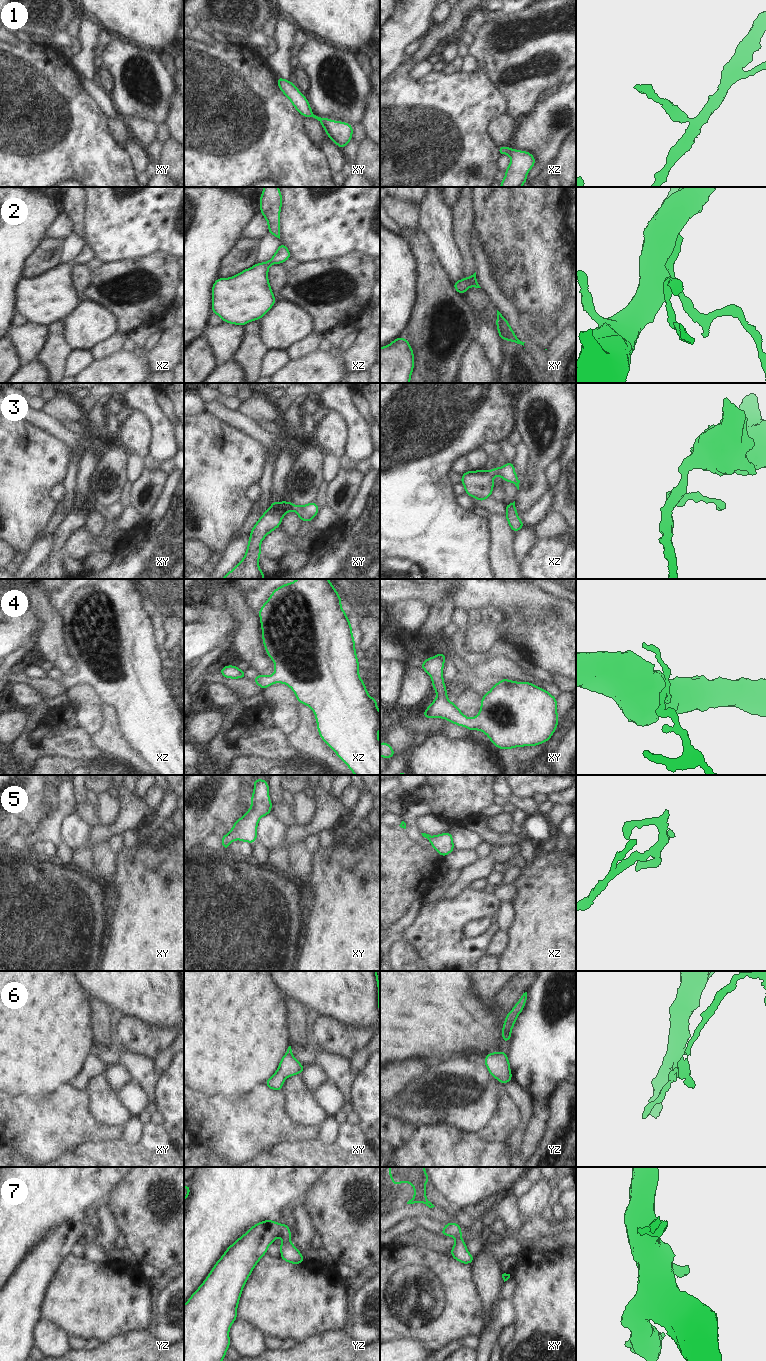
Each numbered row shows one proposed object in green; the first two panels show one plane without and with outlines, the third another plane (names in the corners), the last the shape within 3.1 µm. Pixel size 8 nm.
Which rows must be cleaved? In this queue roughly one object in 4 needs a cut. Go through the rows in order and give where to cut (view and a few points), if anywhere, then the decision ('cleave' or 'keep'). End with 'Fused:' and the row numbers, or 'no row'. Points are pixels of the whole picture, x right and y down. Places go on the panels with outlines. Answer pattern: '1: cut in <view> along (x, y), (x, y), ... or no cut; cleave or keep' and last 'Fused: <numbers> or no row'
1: no cut; keep
2: no cut; keep
3: no cut; keep
4: no cut; keep
5: no cut; keep
6: cut in xy along (286, 1053), (291, 1054); cleave
7: no cut; keep
Fused: 6

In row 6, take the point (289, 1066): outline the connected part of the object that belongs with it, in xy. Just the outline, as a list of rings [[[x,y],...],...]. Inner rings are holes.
[[[285,1054],[277,1071],[265,1082],[265,1085],[272,1090],[281,1091],[287,1077],[301,1074],[304,1069],[305,1067],[292,1054]]]

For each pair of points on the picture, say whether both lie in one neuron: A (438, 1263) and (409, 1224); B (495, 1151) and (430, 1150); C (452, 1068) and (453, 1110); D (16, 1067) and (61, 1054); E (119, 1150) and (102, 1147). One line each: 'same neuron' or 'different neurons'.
A: different neurons
B: same neuron
C: same neuron
D: same neuron
E: same neuron

